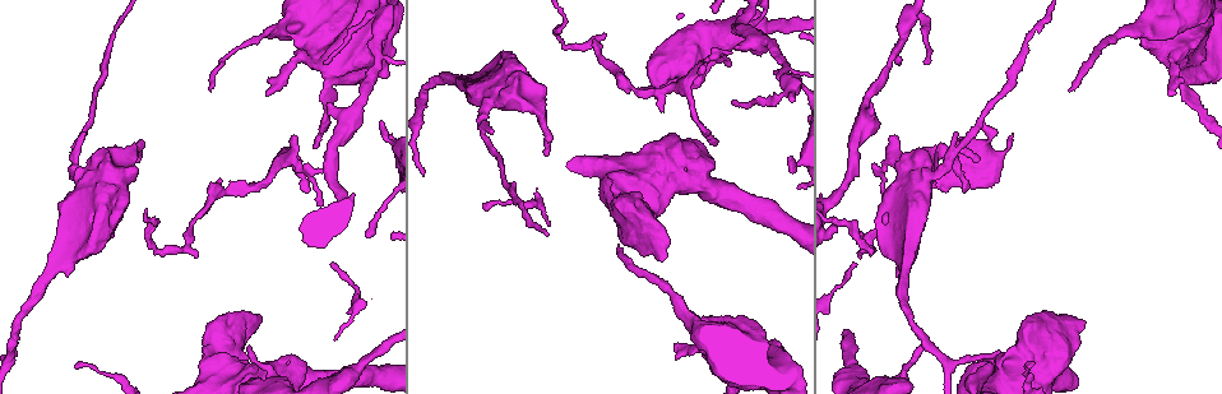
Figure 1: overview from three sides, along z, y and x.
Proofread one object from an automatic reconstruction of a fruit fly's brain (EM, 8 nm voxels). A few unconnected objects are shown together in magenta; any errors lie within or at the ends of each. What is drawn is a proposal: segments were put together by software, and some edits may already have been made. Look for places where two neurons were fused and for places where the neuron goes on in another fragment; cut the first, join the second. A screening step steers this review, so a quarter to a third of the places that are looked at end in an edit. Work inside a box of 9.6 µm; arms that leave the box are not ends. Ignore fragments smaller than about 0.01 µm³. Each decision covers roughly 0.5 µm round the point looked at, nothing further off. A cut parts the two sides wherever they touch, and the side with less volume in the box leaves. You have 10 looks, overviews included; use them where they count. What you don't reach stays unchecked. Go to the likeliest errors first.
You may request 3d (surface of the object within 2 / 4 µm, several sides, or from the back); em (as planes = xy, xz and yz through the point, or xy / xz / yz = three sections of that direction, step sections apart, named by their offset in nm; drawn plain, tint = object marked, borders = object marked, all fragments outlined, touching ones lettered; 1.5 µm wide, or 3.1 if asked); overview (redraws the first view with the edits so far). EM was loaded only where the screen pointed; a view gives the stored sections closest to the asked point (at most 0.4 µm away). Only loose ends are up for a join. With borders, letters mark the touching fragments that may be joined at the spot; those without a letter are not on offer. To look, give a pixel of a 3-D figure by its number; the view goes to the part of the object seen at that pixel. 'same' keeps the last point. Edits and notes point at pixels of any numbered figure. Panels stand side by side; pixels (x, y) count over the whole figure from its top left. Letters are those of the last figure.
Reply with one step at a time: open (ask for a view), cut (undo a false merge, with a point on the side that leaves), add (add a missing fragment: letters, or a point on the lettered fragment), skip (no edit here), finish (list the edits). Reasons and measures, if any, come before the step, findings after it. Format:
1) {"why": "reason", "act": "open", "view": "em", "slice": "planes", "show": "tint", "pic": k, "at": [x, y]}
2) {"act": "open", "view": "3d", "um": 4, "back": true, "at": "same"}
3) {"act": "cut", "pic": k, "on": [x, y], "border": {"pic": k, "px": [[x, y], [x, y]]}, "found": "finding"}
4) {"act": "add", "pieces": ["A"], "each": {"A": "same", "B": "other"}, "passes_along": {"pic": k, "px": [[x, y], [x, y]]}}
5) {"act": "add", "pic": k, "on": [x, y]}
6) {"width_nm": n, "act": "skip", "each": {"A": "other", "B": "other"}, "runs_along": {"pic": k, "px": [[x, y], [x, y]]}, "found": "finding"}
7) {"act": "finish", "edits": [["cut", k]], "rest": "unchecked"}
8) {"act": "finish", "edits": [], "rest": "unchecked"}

{"why": "sudden change in width", "act": "open", "view": "em", "slice": "planes", "show": "plain", "pic": 1, "at": [1187, 78]}

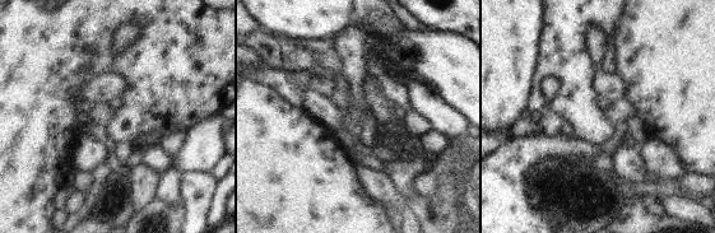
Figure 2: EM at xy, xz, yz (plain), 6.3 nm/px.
{"act": "open", "view": "em", "slice": "planes", "show": "tint", "at": "same"}

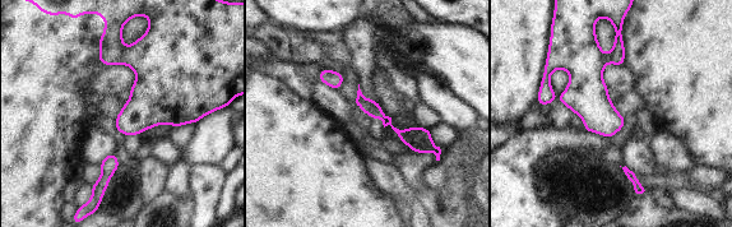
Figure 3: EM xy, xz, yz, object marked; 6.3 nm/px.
{"act": "open", "view": "em", "slice": "planes", "show": "borders", "at": "same"}

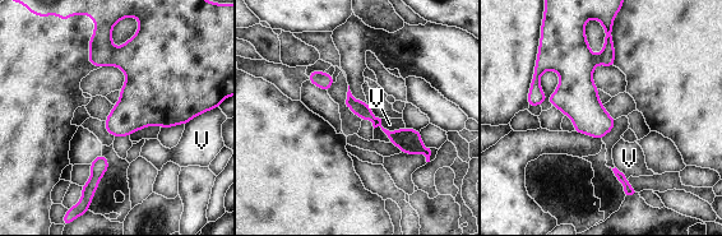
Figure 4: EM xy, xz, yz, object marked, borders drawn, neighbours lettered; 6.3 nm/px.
{"act": "skip", "each": {"V": "other"}, "runs_along": {"pic": 4, "px": [[350, 98], [392, 135], [417, 139]]}, "found": "one neuron here"}

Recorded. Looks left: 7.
{"why": "branch stops here", "act": "open", "view": "em", "slice": "planes", "show": "plain", "pic": 1, "at": [717, 10]}

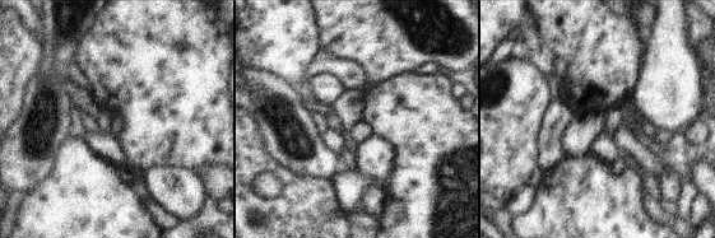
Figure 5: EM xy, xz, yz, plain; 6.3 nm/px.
{"why": "see the neighbours", "act": "open", "view": "em", "slice": "planes", "show": "borders", "at": "same"}

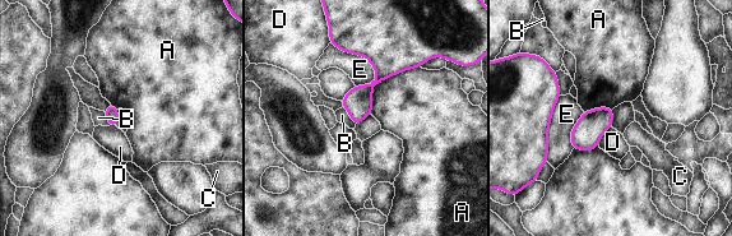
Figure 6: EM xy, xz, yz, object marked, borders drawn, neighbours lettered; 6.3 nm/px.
{"act": "skip", "each": {"A": "other", "B": "other", "C": "other", "D": "other", "E": "other"}, "border": {"pic": 6, "px": [[420, 66], [379, 82], [371, 115]]}, "found": "none of them fits"}

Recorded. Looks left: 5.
{"why": "free end", "act": "open", "view": "em", "slice": "planes", "show": "borders", "pic": 1, "at": [295, 139]}

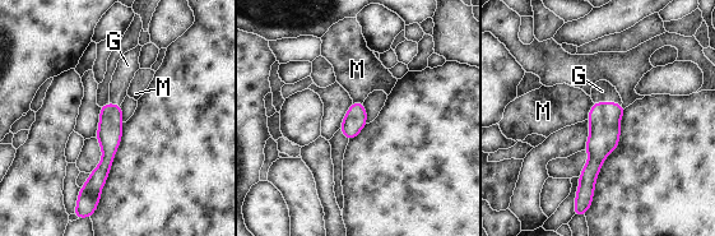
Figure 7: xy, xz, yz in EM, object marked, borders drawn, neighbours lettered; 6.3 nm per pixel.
{"longest_contact_nm": ["G", 190], "act": "add", "pieces": ["G"], "each": {"G": "same", "M": "other"}, "passes_along": {"pic": 7, "px": [[604, 118], [608, 101], [602, 91]]}, "found": "it goes on there"}

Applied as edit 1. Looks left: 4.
{"why": "sudden change in width", "act": "open", "view": "em", "slice": "planes", "show": "borders", "pic": 1, "at": [1028, 377]}

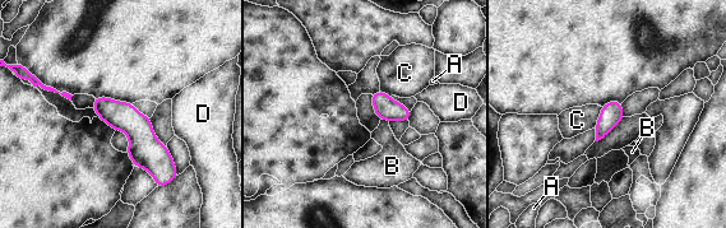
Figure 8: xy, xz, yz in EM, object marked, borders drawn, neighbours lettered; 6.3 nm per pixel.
{"width_nm": 150, "act": "skip", "each": {"A": "other", "B": "other", "C": "other", "D": "other"}, "border": {"pic": 8, "px": [[602, 107], [593, 128]]}, "found": "one neuron here"}

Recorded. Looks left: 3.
{"act": "finish", "edits": [["add", 7]], "rest": "unchecked"}

